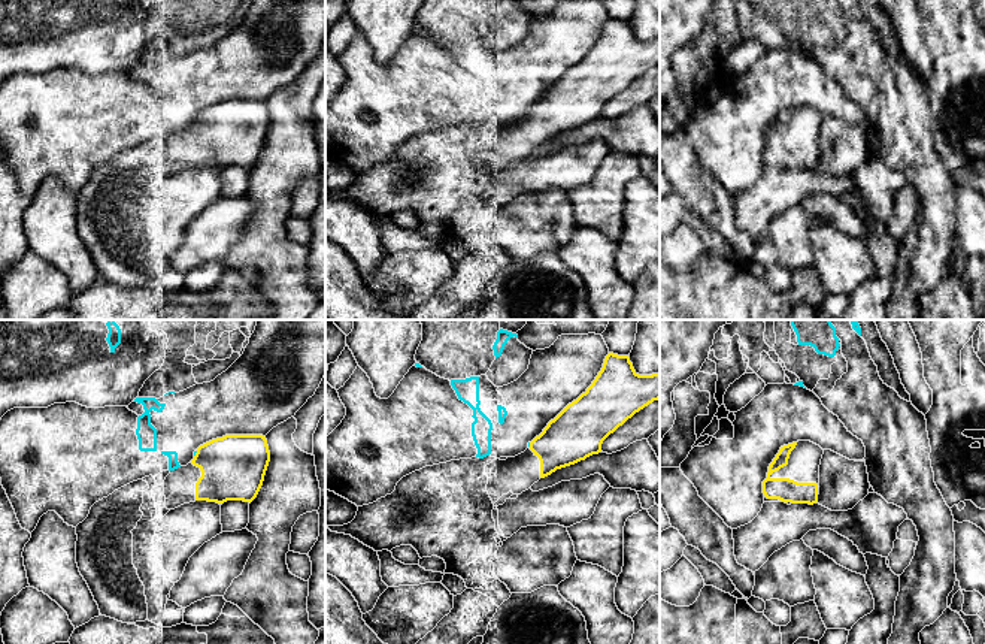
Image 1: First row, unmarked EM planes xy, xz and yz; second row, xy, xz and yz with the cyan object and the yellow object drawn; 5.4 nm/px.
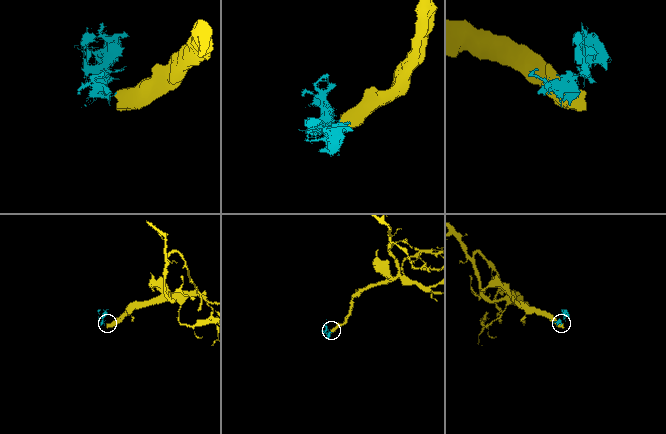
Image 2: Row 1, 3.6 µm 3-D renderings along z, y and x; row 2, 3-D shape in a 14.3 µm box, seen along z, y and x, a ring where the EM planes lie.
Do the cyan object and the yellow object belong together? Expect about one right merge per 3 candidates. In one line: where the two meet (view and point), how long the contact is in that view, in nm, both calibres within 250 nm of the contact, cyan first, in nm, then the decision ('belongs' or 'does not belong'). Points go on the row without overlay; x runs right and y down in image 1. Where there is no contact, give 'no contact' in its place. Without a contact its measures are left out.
meets cyan in xy at (194, 120); contact 40 nm long; 20 nm thick on the cyan side, 340 nm on the other; does not belong

